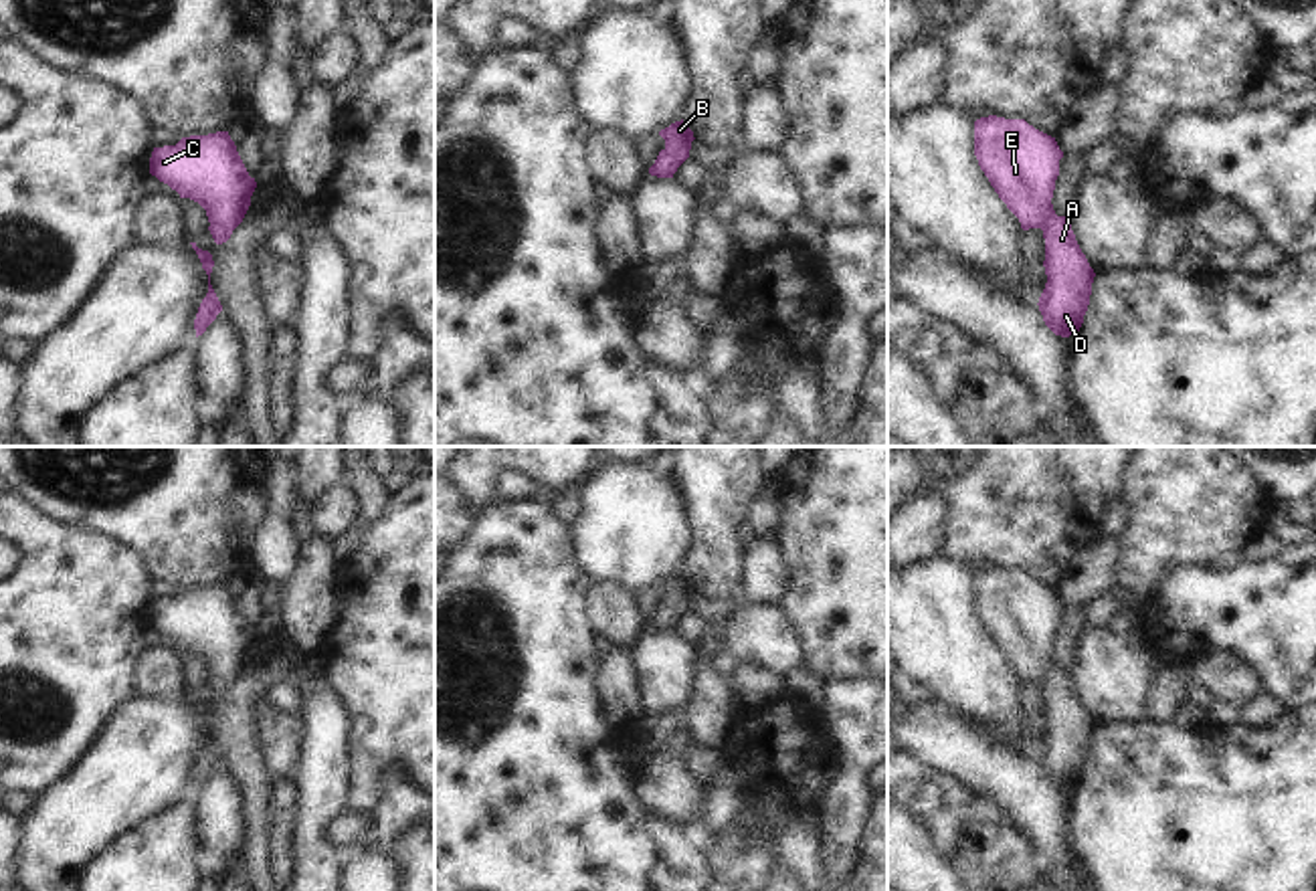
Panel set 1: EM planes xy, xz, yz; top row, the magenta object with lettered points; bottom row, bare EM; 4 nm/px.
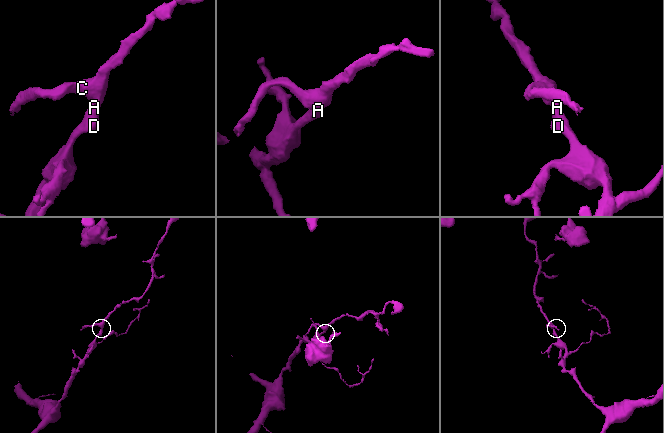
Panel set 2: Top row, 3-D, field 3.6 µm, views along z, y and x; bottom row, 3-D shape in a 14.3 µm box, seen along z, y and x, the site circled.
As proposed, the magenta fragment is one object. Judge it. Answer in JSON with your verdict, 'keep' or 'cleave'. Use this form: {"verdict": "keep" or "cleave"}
{"verdict": "keep"}

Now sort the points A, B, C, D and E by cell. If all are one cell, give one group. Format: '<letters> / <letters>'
A B C D E

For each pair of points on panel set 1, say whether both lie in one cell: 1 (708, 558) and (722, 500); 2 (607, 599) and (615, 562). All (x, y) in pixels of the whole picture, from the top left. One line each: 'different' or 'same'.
1: same
2: different

